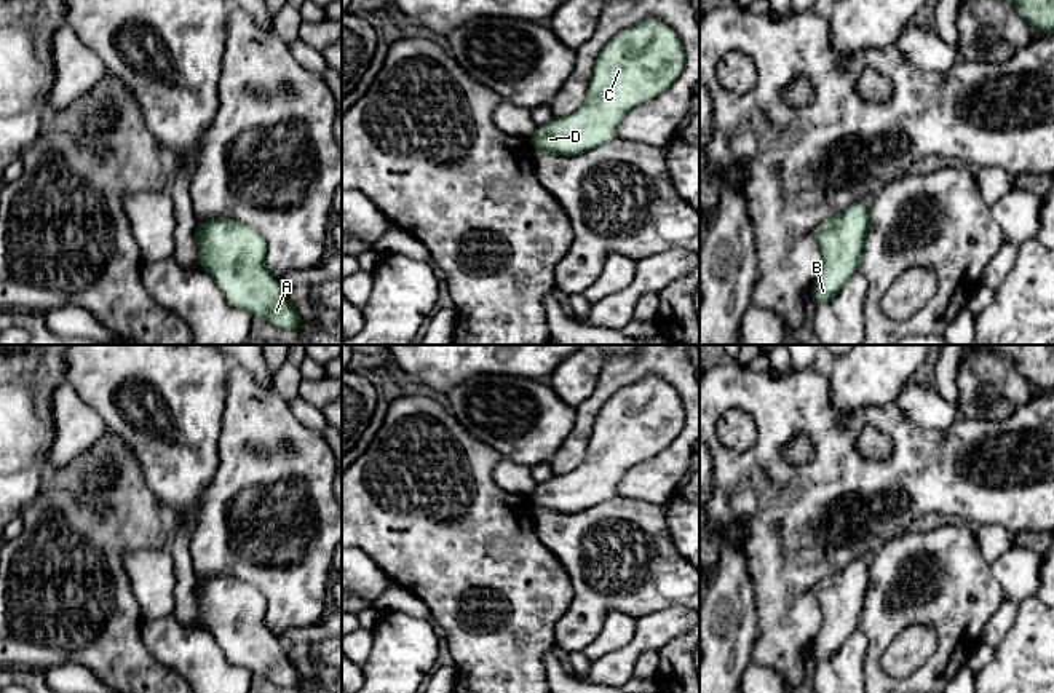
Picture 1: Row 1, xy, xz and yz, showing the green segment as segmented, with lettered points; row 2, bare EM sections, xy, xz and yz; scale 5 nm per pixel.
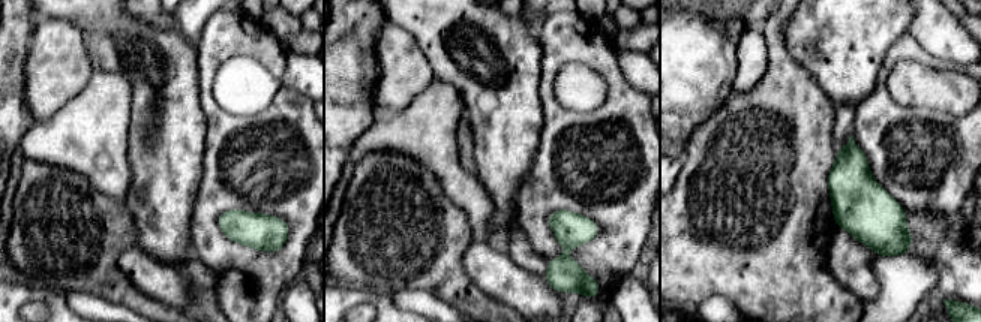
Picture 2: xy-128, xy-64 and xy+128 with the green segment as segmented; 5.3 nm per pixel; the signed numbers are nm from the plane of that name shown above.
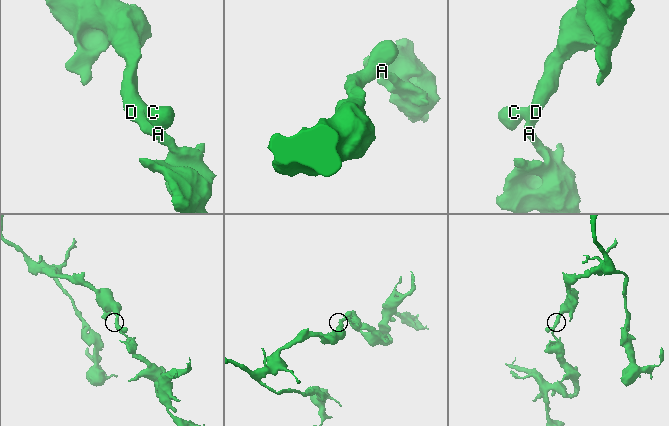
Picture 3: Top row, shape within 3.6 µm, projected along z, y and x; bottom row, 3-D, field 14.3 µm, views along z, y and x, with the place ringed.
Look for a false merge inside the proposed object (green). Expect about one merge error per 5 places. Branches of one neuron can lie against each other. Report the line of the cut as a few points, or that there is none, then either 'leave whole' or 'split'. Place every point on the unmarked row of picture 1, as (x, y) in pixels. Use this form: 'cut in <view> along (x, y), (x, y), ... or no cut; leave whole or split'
no cut; leave whole

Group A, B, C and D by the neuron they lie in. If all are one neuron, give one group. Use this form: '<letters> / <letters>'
A B C D

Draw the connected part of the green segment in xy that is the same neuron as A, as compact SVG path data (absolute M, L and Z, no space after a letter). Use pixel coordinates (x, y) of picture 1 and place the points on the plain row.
M219 575L196 580L195 600L200 623L216 639L227 659L254 675L287 688L302 680L294 661L265 626L265 596L246 581Z

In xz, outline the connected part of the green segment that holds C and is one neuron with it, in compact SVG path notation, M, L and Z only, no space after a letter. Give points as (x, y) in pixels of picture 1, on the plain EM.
M658 377L632 382L612 394L594 422L584 461L567 474L554 474L537 484L527 498L532 506L573 514L588 511L616 497L628 468L666 449L682 431L685 407L677 391Z

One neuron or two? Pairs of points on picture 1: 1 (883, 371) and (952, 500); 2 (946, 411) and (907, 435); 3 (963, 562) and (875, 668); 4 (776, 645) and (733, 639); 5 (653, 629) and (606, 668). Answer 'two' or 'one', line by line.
1: two
2: two
3: one
4: two
5: one

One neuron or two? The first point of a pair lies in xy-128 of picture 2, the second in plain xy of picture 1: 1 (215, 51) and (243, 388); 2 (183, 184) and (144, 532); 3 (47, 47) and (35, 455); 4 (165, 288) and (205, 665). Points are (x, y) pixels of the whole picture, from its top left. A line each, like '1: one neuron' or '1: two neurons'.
1: one neuron
2: two neurons
3: two neurons
4: one neuron

